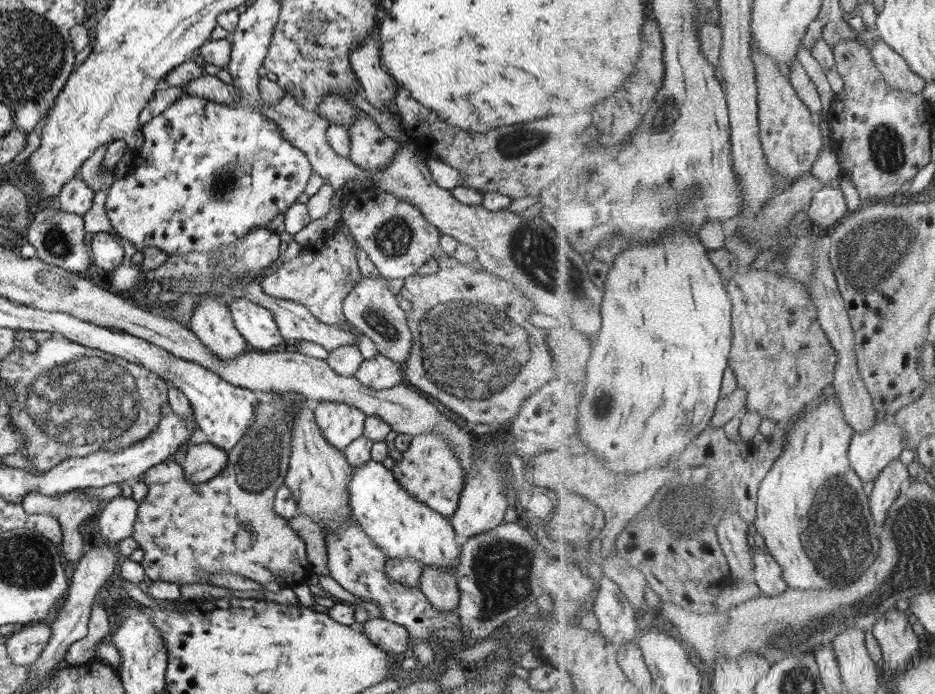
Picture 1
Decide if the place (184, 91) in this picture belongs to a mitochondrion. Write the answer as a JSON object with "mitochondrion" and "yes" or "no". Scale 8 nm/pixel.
{"mitochondrion":"no"}

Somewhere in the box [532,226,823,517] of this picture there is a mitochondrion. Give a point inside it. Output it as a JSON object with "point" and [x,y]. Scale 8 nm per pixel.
{"point":[602,409]}

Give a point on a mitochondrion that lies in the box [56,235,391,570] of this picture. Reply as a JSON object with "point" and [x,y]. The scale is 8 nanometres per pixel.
{"point":[258,463]}

